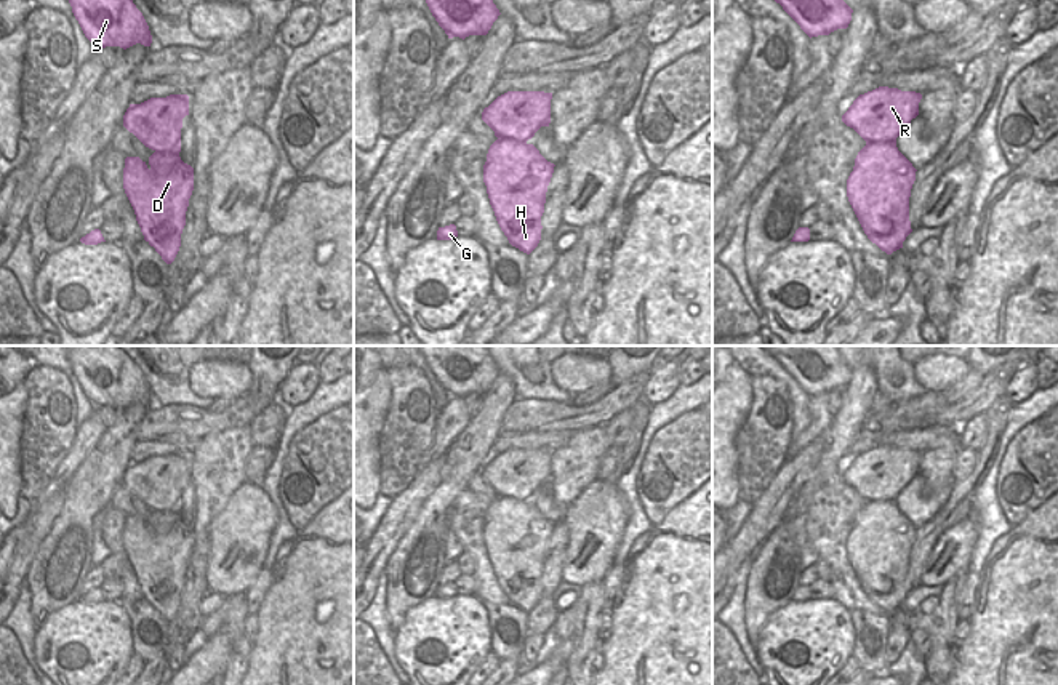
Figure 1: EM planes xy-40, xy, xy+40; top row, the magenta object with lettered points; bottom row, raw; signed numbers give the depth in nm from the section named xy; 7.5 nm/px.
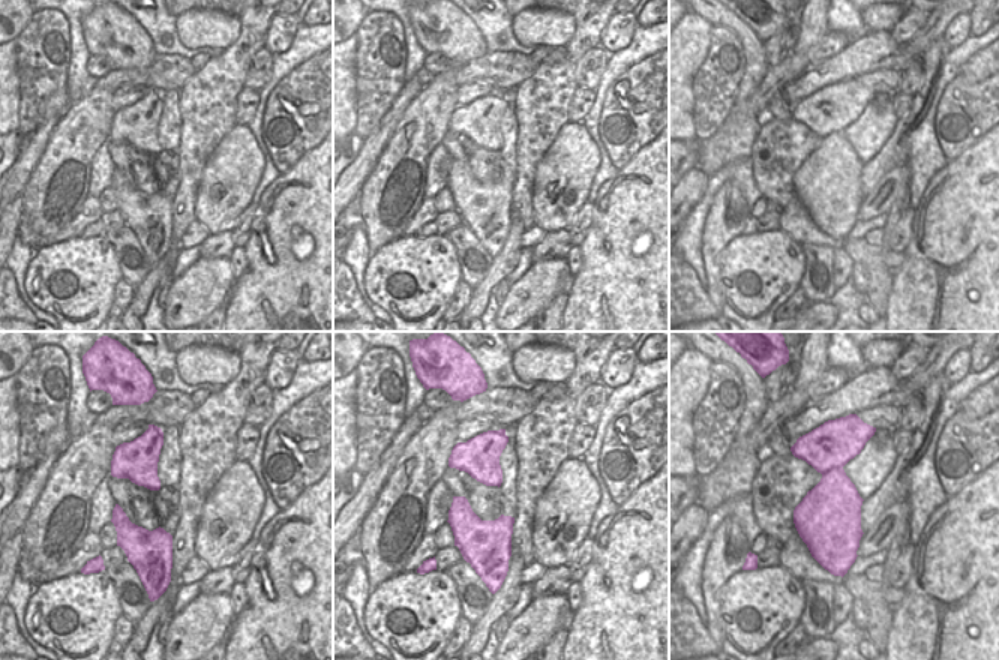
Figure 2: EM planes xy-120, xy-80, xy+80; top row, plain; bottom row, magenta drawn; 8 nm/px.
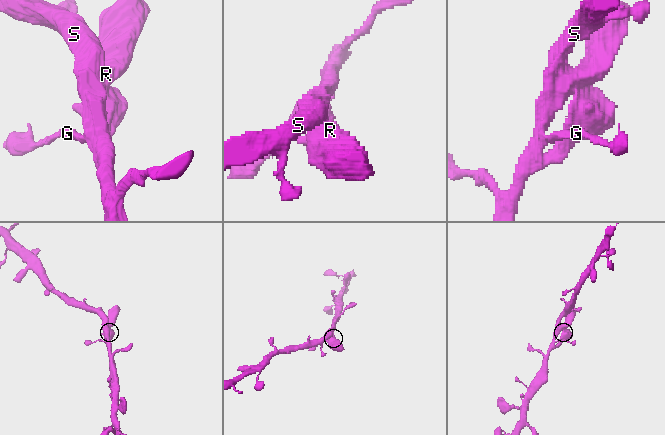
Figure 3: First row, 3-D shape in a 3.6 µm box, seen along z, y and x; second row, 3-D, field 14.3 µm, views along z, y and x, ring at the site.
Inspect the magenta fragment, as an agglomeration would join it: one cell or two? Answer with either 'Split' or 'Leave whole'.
Leave whole.

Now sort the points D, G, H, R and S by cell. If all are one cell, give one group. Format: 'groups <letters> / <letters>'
groups D G H R S

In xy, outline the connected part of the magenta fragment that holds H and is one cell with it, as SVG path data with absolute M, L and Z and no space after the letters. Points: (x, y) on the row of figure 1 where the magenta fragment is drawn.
M507 91L482 112L498 138L488 149L483 182L509 243L530 254L541 240L541 216L554 163L527 141L551 123L552 93Z

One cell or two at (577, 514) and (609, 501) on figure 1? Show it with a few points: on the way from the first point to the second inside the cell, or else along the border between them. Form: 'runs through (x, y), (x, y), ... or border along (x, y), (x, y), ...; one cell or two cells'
runs through (585, 514), (596, 514), (601, 509); one cell

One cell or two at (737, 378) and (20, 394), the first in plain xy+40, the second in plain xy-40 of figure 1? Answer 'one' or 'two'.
one

